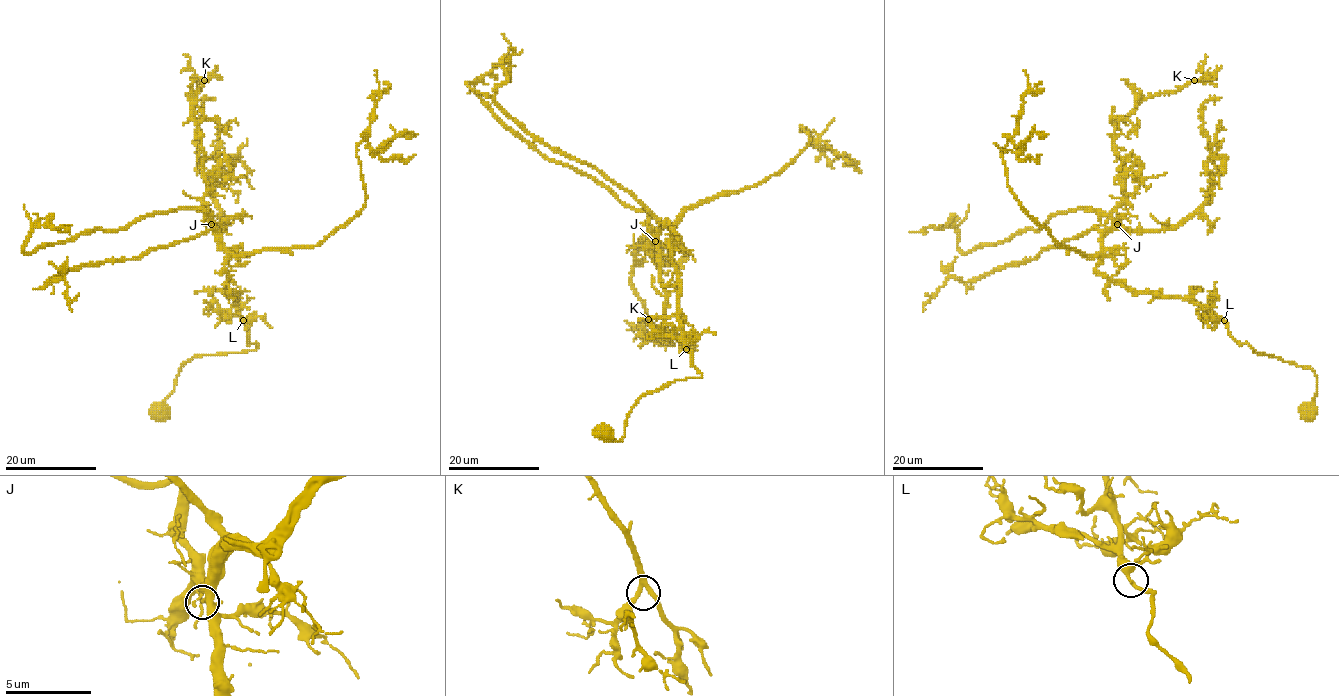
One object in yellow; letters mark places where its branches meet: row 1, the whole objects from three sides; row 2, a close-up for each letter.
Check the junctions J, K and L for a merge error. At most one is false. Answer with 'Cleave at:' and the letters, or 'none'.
Cleave at: none

